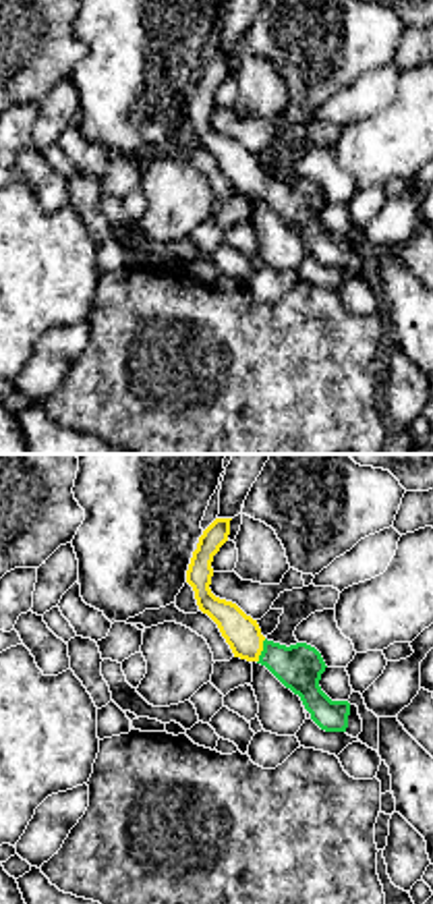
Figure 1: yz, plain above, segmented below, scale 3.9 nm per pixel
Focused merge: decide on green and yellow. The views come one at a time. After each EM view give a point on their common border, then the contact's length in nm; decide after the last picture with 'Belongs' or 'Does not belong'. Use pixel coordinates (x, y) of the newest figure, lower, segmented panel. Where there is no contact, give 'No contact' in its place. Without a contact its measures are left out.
Touches green at (262, 652). Shared border 100 nm

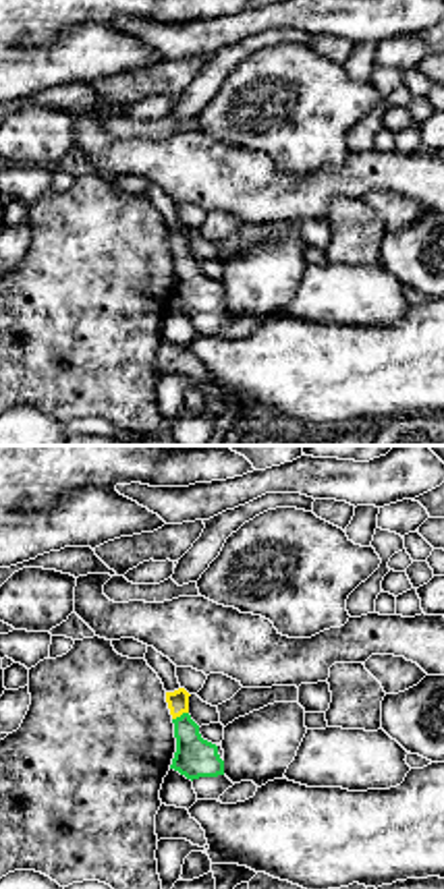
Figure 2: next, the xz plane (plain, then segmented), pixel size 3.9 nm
Touches green at (181, 715). Shared border 70 nm

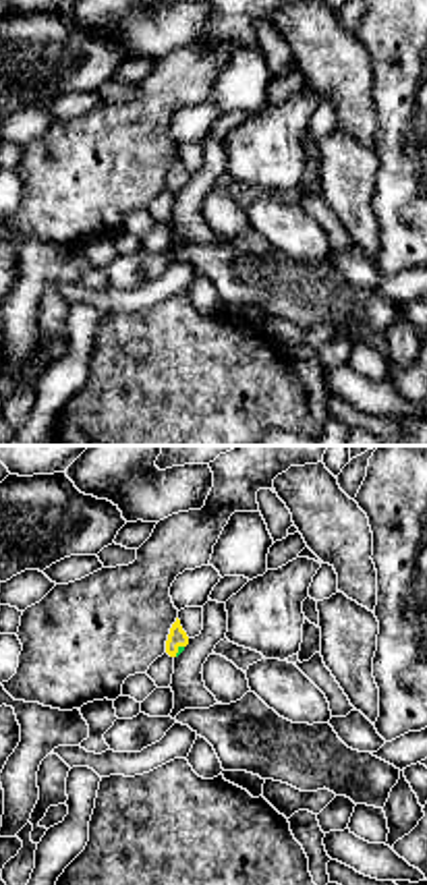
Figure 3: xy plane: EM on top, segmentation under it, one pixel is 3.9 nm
Touches green at (179, 651). Shared border 60 nm

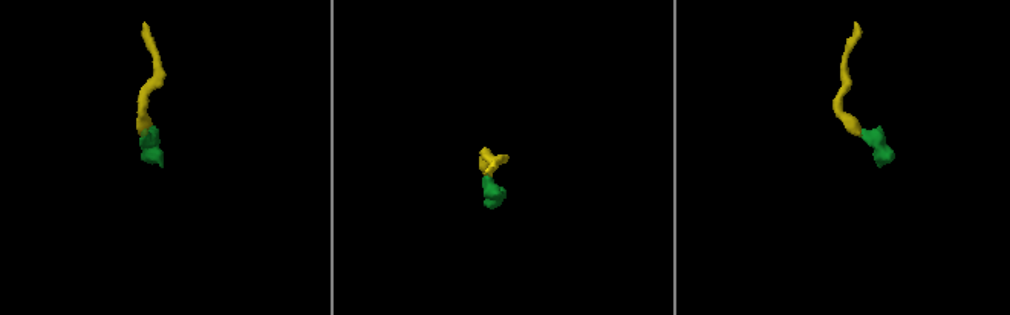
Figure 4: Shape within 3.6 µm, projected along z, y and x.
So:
Belongs

